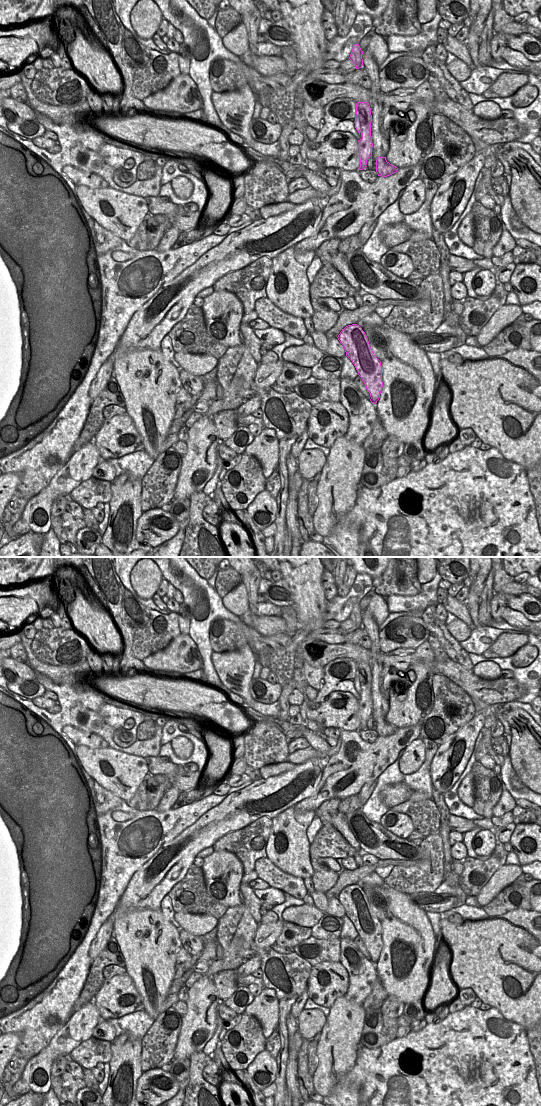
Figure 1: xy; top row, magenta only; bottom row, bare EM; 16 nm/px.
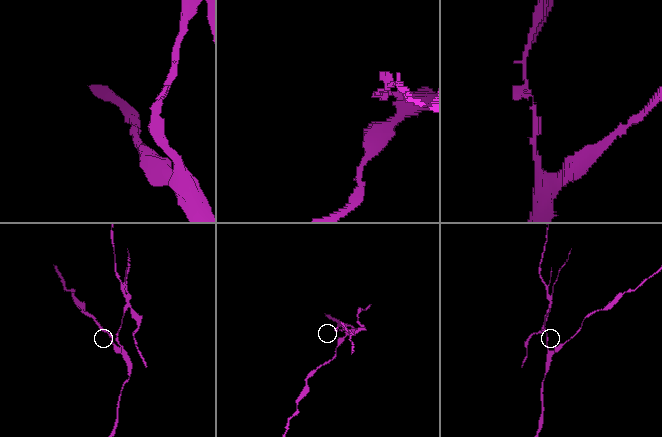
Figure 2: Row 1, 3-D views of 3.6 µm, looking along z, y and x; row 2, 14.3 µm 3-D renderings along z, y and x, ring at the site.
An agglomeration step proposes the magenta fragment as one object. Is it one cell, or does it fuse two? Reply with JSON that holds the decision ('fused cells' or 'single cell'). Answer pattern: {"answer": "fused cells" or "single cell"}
{"answer": "fused cells"}

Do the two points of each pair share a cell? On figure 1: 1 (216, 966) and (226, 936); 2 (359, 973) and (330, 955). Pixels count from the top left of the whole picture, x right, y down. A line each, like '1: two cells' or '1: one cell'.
1: one cell
2: two cells

